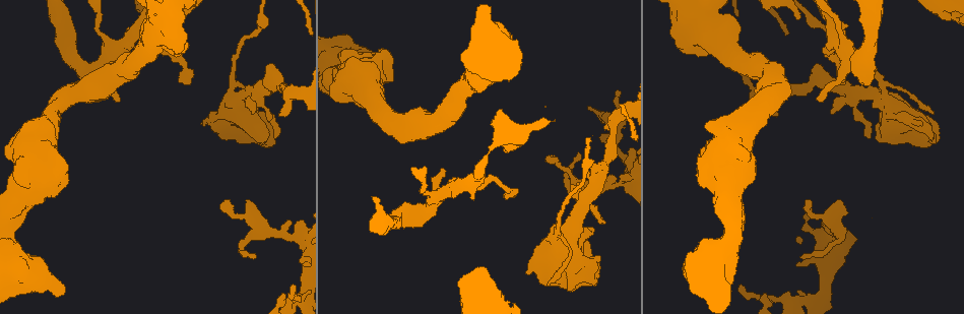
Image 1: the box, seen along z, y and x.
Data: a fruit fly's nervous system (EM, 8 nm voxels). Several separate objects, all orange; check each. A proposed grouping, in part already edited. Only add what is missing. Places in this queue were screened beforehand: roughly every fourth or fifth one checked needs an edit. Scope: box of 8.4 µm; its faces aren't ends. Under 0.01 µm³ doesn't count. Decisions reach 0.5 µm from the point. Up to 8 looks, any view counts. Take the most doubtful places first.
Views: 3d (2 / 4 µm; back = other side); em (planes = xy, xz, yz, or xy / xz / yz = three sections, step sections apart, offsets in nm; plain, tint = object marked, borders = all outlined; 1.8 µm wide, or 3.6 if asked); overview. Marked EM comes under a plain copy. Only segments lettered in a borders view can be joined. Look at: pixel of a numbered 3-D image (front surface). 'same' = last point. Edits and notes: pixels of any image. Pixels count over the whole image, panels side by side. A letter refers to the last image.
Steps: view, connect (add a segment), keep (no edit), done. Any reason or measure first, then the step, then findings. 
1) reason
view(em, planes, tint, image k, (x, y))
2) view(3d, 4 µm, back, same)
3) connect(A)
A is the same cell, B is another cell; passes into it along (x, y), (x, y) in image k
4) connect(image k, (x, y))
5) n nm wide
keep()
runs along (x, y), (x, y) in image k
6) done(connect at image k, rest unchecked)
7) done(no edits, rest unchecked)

an open end
view(em, planes, borders, image 1, (507, 149))

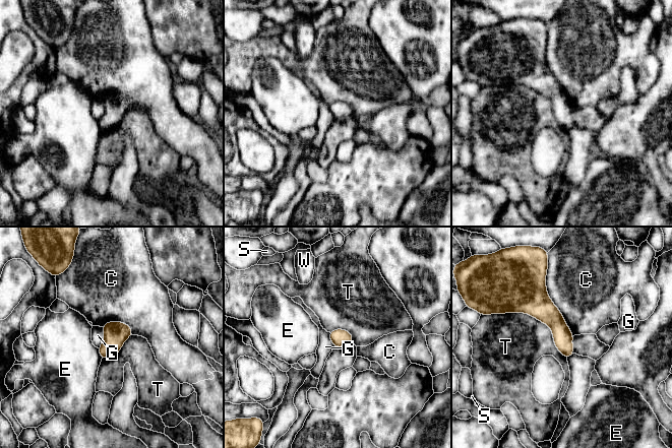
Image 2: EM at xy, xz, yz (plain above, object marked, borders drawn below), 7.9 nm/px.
T touches over 650 nm
keep()
C, E, G, S, T and W are other cells; border along (103, 327), (104, 340), (98, 347) in image 2; none of them fits

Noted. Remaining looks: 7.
free end
view(em, planes, borders, image 1, (611, 175))

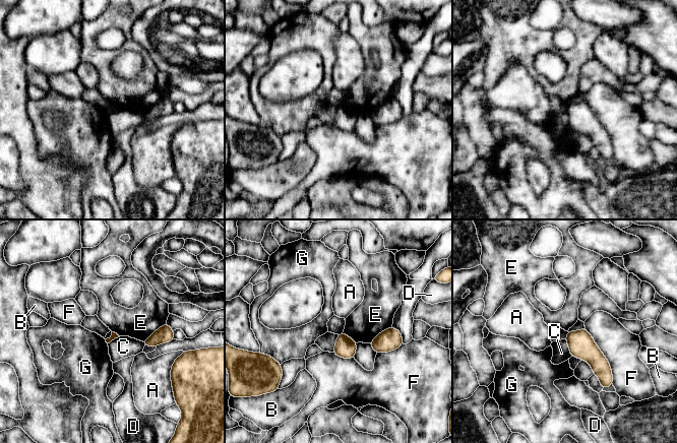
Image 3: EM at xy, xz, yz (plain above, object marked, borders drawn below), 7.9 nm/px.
keep()
A, B, C, D, E, F and G are other cells; border along (166, 322), (142, 341) in image 3; none of them fits

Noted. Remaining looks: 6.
sudden change in width
view(3d, 4 µm, image 1, (564, 259))

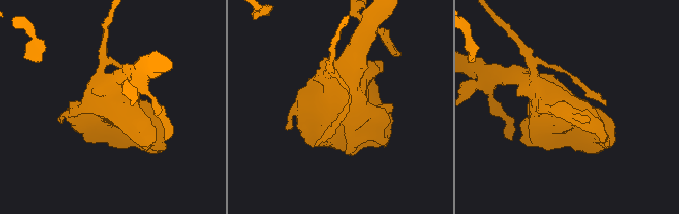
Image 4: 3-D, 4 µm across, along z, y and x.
view(em, 3.6 µm, planes, borders, image 4, (338, 109))

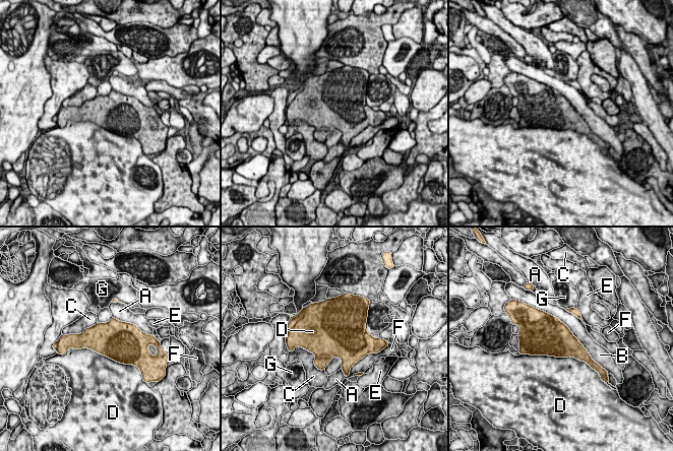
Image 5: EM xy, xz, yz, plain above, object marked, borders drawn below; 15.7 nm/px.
600 nm wide
keep()
A, B, C, D, E, F and G are other cells; no lettered segment goes on from it

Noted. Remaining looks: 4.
done(no edits, rest unchecked)

